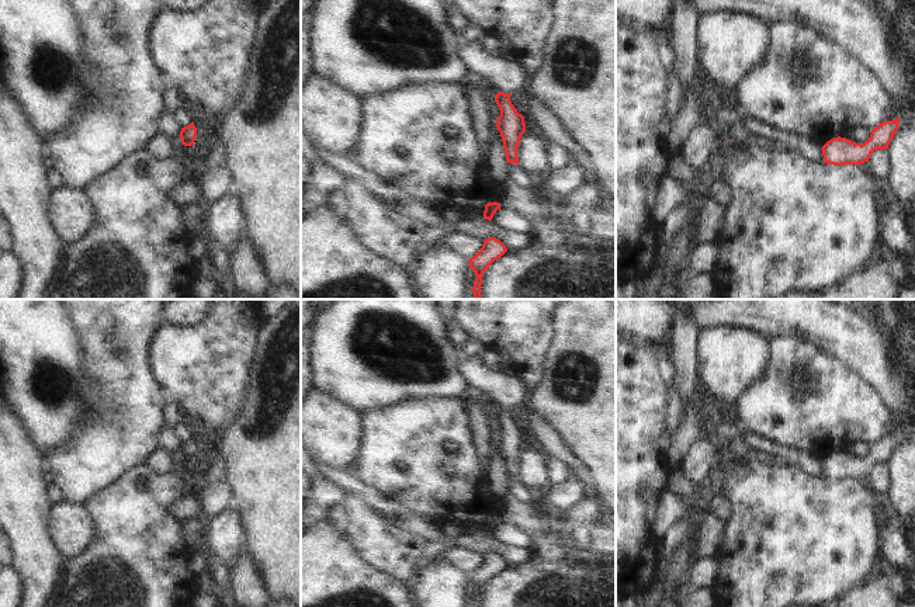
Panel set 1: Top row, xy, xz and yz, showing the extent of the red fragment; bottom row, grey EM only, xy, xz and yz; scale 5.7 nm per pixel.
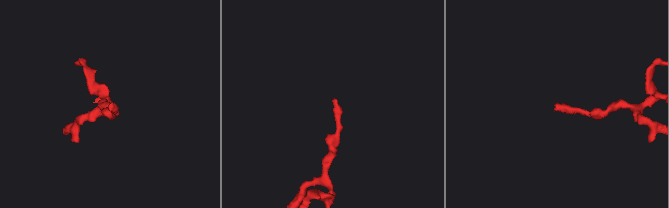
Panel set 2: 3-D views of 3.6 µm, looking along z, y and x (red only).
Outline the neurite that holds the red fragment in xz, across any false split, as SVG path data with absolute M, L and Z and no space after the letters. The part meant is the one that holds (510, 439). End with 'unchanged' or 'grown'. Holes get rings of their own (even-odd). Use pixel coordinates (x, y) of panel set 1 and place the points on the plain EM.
M481 357L462 358L458 371L469 386L488 393L496 403L495 416L500 424L496 436L500 447L507 478L519 479L517 464L526 447L524 431L517 427L510 410L524 403L528 396L526 384L510 371L496 372L488 368Z | grown

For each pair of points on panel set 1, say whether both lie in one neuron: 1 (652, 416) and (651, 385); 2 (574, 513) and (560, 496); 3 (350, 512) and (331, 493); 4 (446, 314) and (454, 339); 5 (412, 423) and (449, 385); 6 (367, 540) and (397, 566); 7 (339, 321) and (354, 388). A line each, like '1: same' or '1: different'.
1: same
2: different
3: different
4: same
5: different
6: same
7: same

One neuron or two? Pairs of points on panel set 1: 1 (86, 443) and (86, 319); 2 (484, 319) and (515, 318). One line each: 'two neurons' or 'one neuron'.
1: one neuron
2: one neuron

